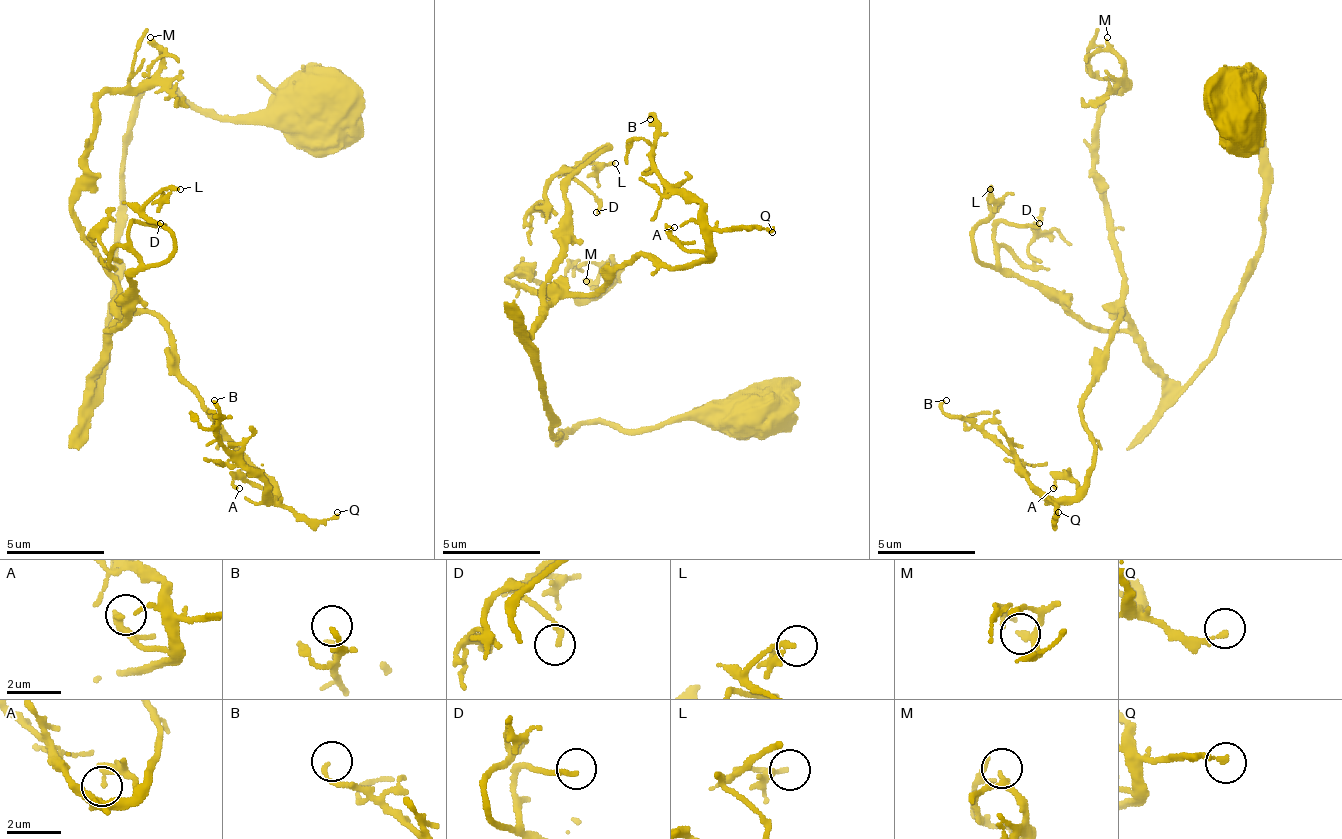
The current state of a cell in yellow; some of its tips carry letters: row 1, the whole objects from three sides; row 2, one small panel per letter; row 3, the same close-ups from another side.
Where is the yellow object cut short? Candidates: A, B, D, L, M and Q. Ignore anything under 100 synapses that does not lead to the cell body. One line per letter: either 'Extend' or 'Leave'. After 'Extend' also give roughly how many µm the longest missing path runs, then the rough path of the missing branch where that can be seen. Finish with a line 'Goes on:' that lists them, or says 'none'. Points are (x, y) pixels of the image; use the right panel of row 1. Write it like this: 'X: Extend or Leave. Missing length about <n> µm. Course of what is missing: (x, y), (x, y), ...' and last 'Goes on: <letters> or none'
A: Leave
B: Leave
D: Leave
L: Leave
M: Leave
Q: Leave
Goes on: none

